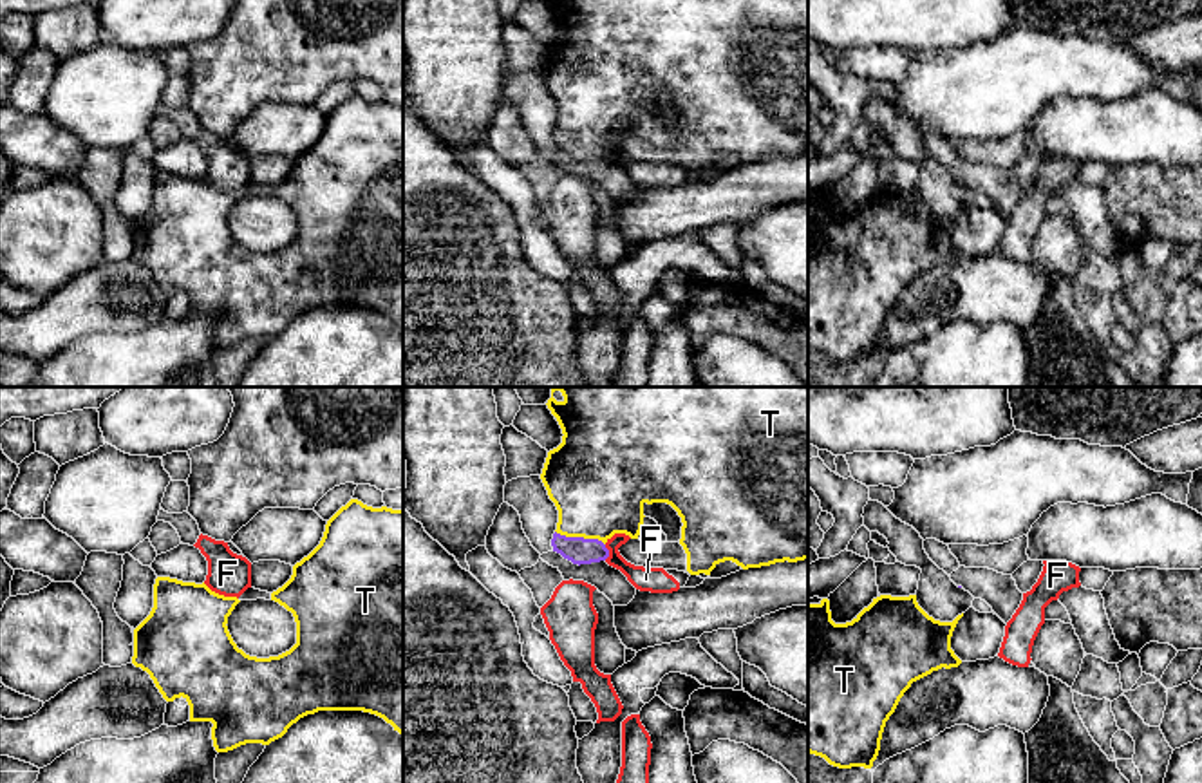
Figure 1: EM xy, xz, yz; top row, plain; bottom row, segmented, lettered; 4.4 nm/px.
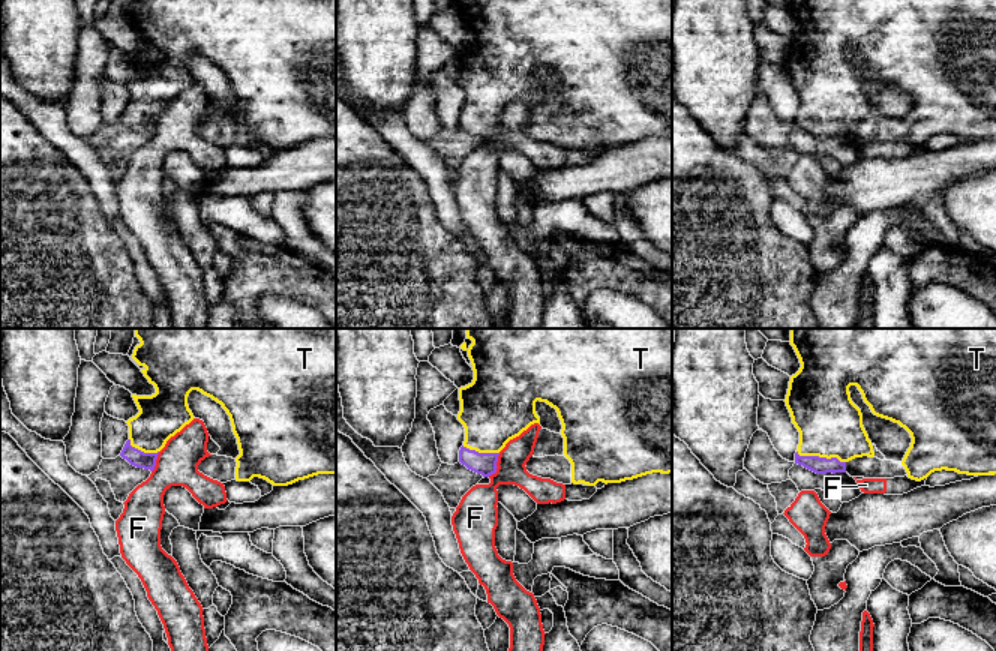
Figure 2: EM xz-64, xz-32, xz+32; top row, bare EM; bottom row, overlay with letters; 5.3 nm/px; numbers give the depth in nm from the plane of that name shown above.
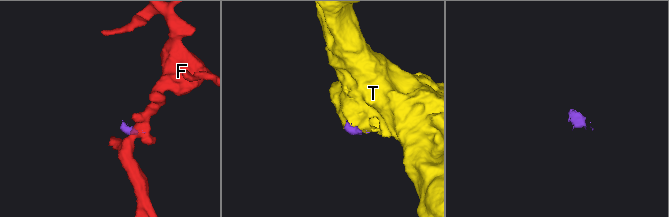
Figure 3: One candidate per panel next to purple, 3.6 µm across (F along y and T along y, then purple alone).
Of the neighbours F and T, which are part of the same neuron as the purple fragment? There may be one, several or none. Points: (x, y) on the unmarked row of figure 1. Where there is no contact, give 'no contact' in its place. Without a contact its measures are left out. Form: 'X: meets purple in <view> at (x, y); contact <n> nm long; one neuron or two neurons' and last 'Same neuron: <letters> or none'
F: meets purple in xz at (608, 147); contact 70 nm long; two neurons
T: meets purple in xz at (581, 132); contact 240 nm long; one neuron
Same neuron: T

